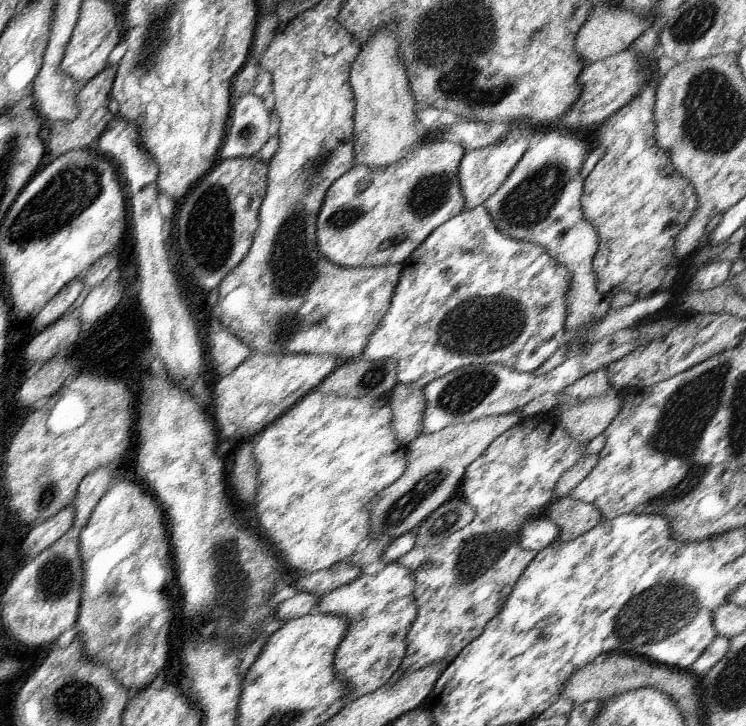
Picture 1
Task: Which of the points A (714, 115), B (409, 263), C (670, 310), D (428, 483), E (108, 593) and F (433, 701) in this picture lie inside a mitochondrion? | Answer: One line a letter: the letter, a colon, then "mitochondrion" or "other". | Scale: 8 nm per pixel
A: mitochondrion
B: other
C: other
D: mitochondrion
E: mitochondrion
F: other

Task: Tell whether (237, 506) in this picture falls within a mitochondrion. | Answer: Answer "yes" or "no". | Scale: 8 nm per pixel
no

